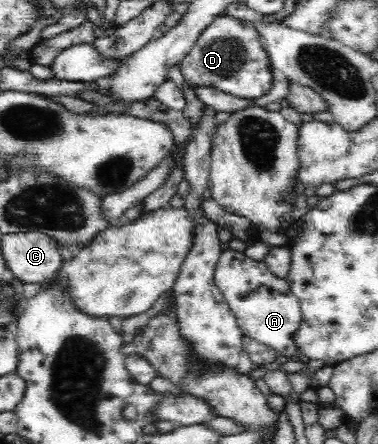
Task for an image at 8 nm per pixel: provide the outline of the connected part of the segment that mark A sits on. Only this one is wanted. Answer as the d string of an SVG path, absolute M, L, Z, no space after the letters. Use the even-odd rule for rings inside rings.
M224 251L217 262L214 281L245 337L272 347L278 355L292 357L298 353L295 334L302 321L301 309L285 278L276 277L264 263L253 261L244 253Z

